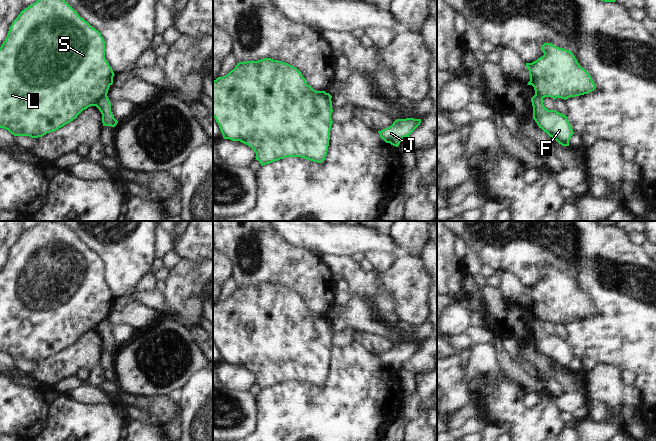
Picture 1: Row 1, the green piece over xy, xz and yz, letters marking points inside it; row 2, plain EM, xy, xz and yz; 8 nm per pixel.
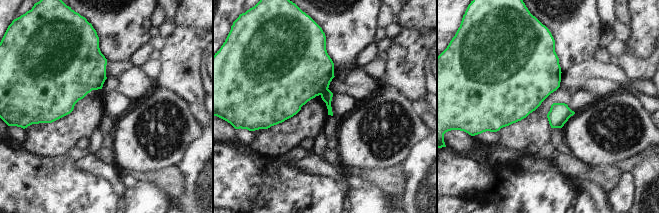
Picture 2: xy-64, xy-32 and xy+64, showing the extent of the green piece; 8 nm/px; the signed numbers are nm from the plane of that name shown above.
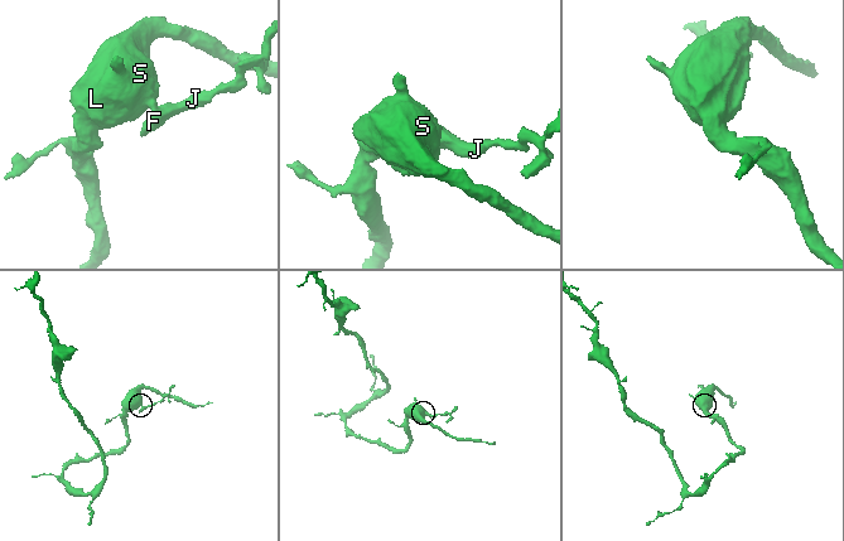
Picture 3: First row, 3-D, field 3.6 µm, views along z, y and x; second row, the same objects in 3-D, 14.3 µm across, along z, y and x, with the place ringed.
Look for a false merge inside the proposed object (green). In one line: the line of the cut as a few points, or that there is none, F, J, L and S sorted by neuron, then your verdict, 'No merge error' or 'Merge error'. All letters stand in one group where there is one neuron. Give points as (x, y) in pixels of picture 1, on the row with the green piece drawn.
Split along xy (106, 94), (94, 105). Groups: F J / L S. Merge error.

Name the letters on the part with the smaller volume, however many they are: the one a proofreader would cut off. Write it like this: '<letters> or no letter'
F, J.

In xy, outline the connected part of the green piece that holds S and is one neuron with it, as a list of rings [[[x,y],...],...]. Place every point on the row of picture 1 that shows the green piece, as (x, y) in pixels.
[[[37,0],[20,12],[9,28],[7,37],[0,47],[0,128],[14,136],[38,138],[54,132],[70,123],[85,109],[95,106],[96,102],[107,95],[113,84],[114,72],[105,58],[105,41],[101,33],[93,28],[65,0]]]

